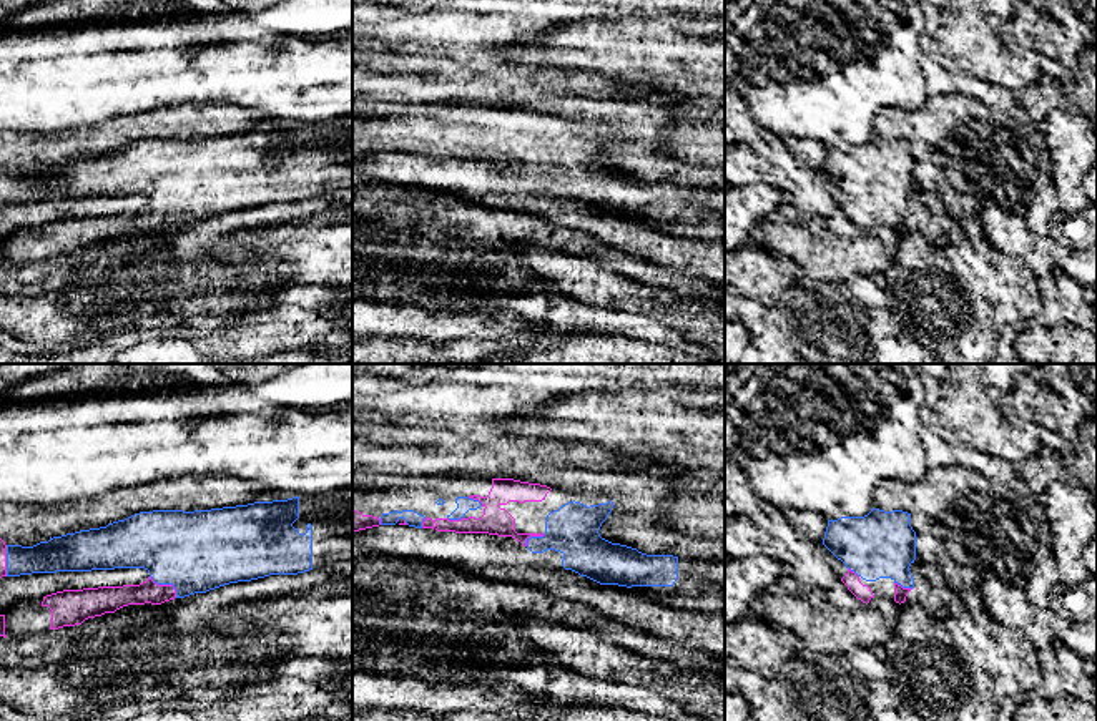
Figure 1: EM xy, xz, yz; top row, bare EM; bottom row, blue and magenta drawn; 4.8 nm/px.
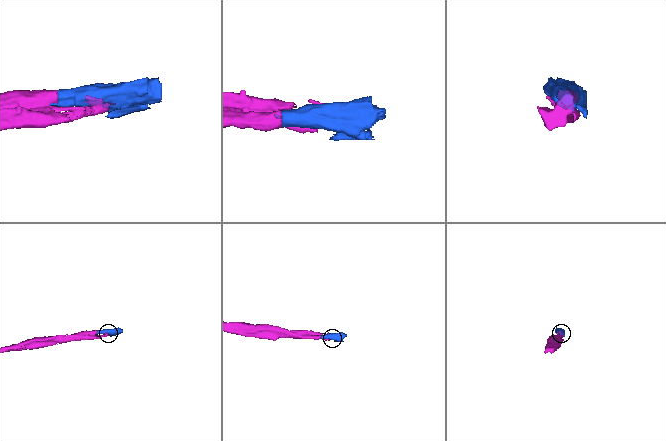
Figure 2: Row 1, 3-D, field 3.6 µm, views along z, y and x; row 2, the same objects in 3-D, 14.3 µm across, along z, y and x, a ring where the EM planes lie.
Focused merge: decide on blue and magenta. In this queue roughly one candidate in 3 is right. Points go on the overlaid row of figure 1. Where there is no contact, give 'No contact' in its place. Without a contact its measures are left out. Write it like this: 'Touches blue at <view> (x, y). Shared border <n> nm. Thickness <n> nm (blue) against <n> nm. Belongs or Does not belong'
Touches blue at xy (167, 583). Shared border 170 nm. Thickness 400 nm (blue) against 110 nm. Belongs

